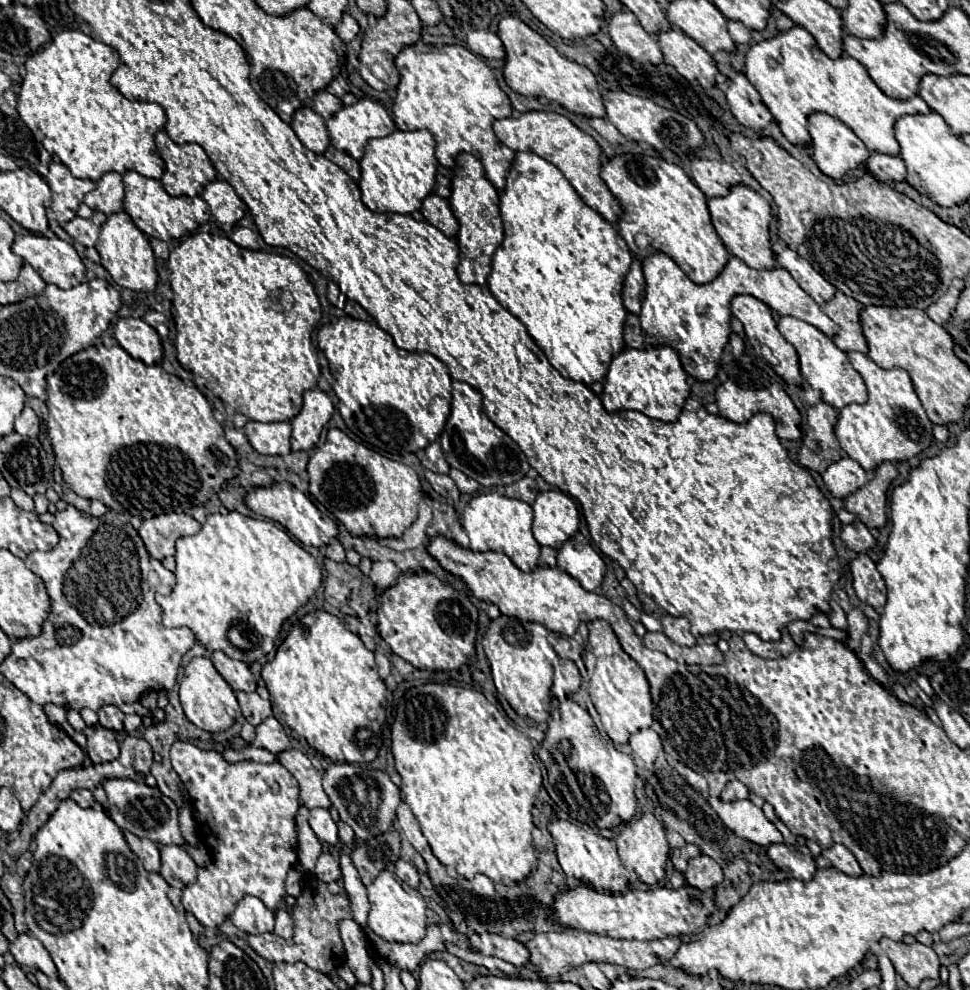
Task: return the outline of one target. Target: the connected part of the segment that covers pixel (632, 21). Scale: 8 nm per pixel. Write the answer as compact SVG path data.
M628 9L614 13L608 19L608 35L618 51L626 53L640 63L662 63L662 51L652 35L648 35L638 23L636 15Z

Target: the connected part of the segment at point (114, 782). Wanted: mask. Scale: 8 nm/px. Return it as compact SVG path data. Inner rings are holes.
M110 779L104 783L104 791L108 795L108 813L120 829L126 829L138 837L146 837L154 843L156 841L164 845L184 843L178 829L178 809L174 801L164 797L158 789L152 789L146 783L136 783L130 779Z

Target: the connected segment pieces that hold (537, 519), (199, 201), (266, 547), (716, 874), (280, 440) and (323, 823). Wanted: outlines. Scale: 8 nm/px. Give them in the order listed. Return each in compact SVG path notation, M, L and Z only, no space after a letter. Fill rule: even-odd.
M562 491L538 493L534 505L532 533L540 545L558 549L570 539L580 525L580 513L576 503Z
M136 171L124 173L124 211L132 217L136 227L144 231L148 237L156 237L162 241L180 239L184 235L194 233L200 225L204 225L210 219L210 209L202 197L170 197L162 183L156 179L142 177Z
M238 511L230 513L214 513L206 517L202 529L192 537L182 537L176 541L176 587L168 597L158 597L158 605L164 611L166 627L188 627L196 635L196 639L208 651L224 651L232 659L246 661L248 665L258 659L258 651L270 651L272 643L278 639L284 621L294 615L300 607L308 603L308 599L322 585L322 571L316 559L302 549L278 523L266 519L252 519ZM232 625L238 625L240 635L248 641L250 631L256 637L256 643L250 641L246 649L232 645L228 633Z
M698 855L688 861L686 869L686 883L690 887L698 887L700 891L710 891L722 883L722 869L720 865L710 859L708 855Z
M248 421L244 433L250 445L264 455L288 455L290 453L290 435L292 427L286 421L278 423L258 423Z
M312 809L310 811L310 827L320 841L326 841L332 845L338 841L338 827L336 827L334 819L330 817L328 809Z

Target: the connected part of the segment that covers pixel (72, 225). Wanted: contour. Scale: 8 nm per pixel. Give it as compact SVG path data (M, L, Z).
M76 215L72 221L66 223L64 229L66 229L66 233L68 233L72 239L76 239L78 243L96 249L96 241L100 239L102 225L94 225L90 219L82 219L82 217Z

